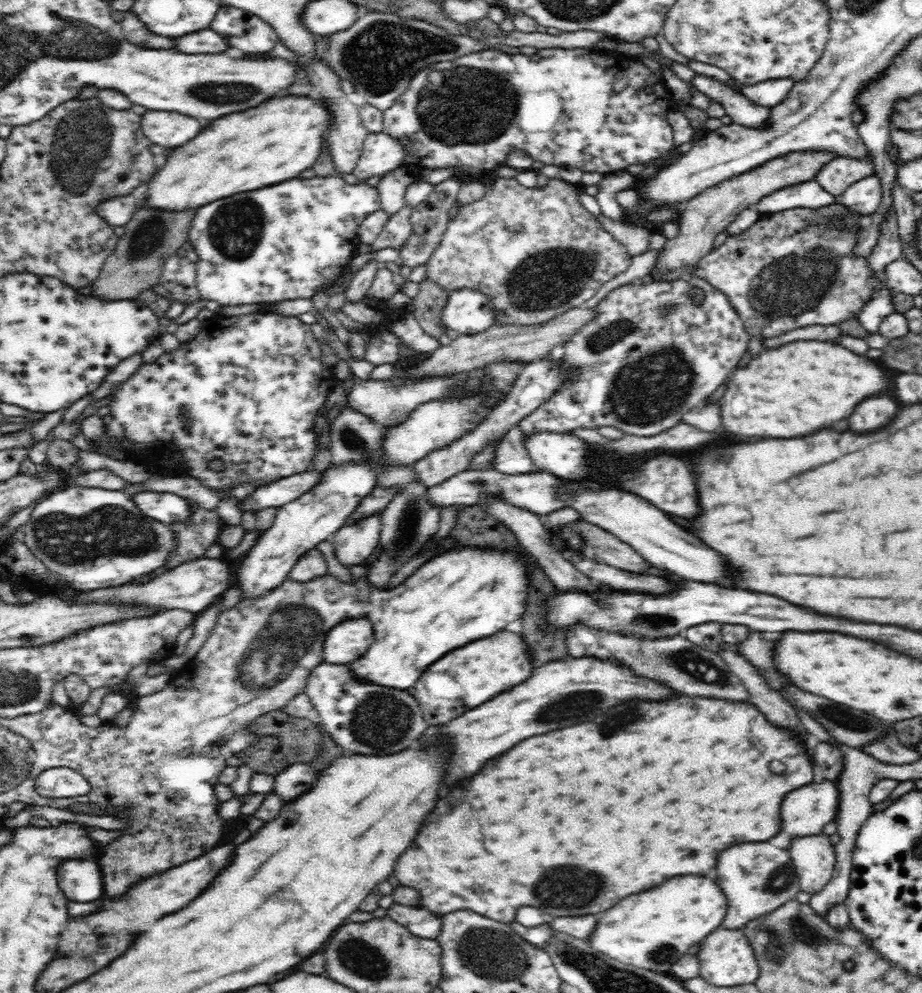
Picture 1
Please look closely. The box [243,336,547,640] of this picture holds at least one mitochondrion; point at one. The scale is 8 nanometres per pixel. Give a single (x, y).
(409, 513)

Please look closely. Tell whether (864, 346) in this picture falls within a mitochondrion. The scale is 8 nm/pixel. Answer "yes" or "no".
no

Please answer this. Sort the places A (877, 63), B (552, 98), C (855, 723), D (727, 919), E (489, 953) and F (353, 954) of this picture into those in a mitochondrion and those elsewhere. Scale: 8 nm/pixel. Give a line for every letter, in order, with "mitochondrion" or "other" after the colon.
A: other
B: other
C: mitochondrion
D: other
E: mitochondrion
F: mitochondrion

